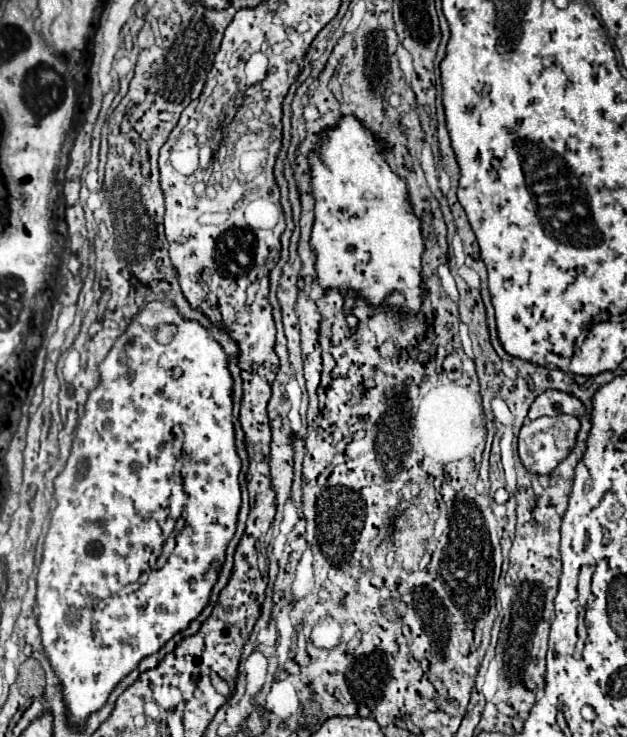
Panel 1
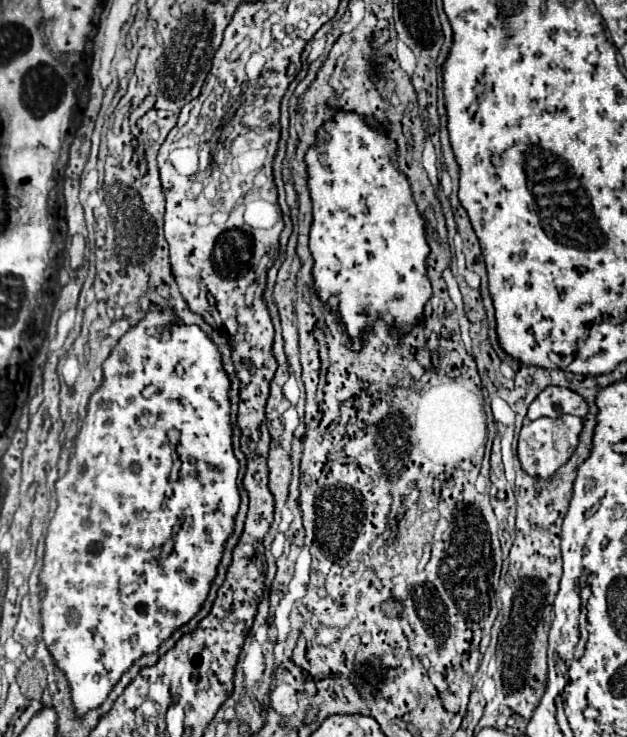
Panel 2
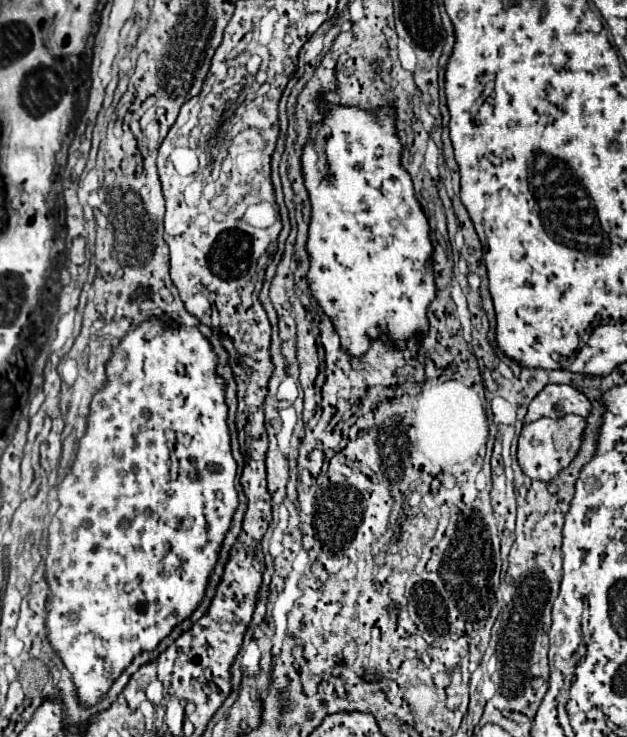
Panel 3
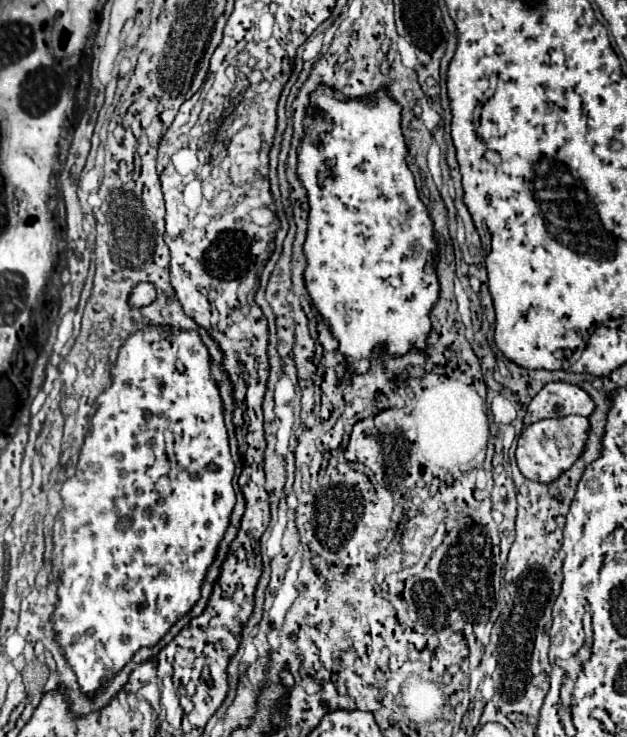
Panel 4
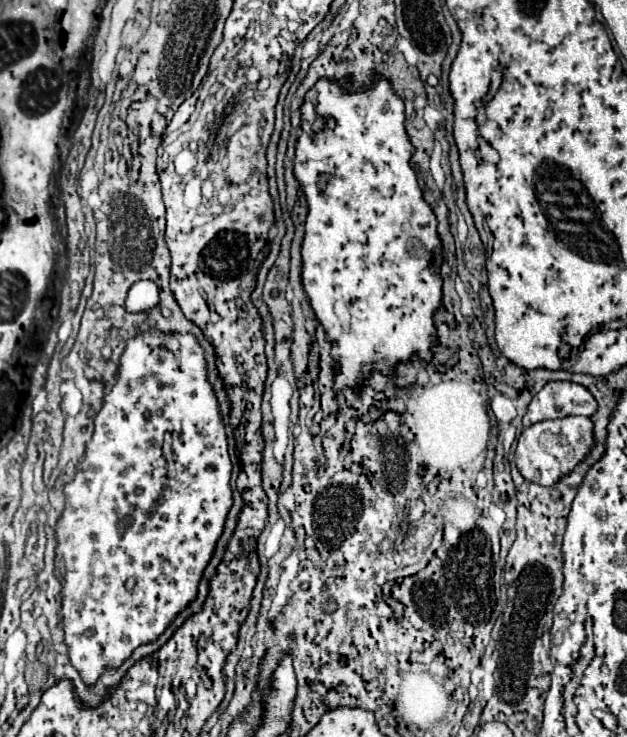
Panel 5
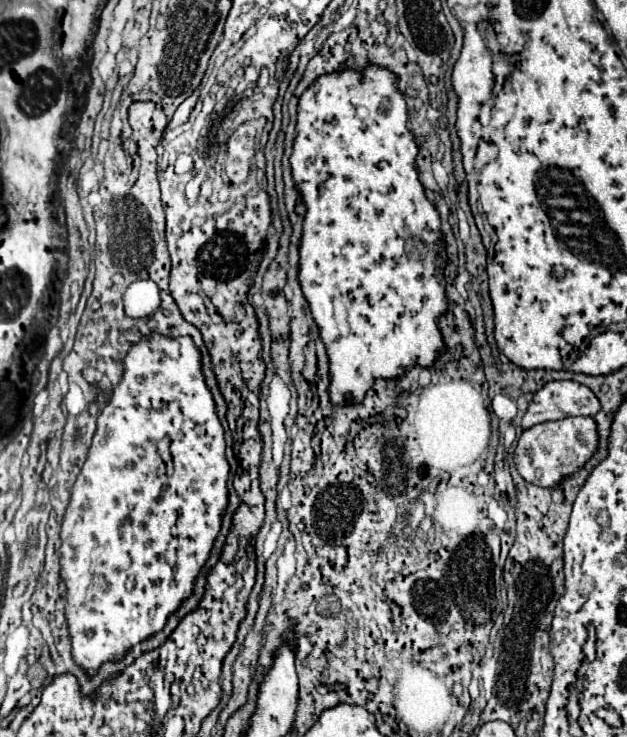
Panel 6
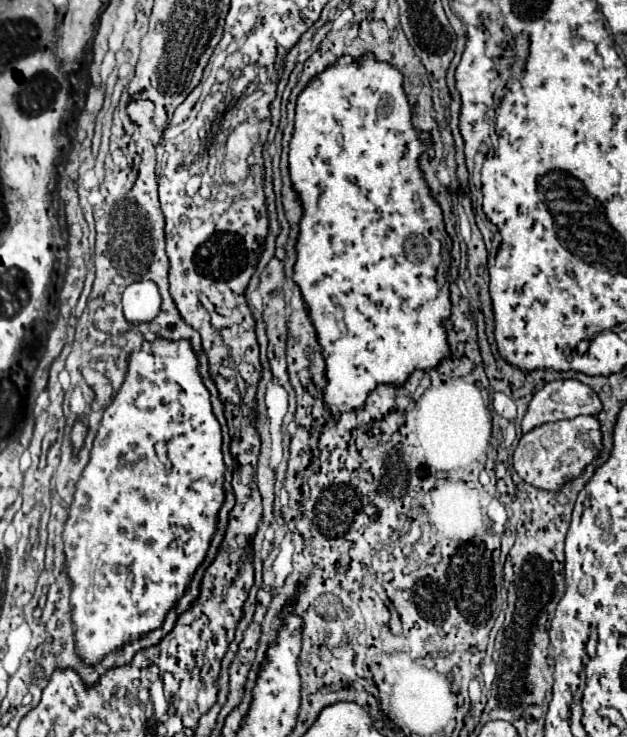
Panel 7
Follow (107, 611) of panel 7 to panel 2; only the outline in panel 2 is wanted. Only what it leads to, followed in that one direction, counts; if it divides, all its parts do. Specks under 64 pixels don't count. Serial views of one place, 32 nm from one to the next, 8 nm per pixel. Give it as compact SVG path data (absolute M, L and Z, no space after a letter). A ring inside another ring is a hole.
M152 306L144 318L130 328L120 342L114 346L110 358L104 362L104 382L102 386L92 394L88 404L88 414L84 418L82 430L74 444L74 454L68 464L68 472L56 482L56 494L58 494L58 508L54 512L54 518L48 526L46 534L46 556L44 556L44 568L40 574L40 582L46 586L42 594L42 628L44 628L44 642L56 660L56 666L66 674L70 682L70 694L76 706L78 714L86 714L92 708L98 708L106 698L112 686L120 680L120 676L134 664L136 658L148 652L156 652L158 646L172 636L174 630L178 630L182 624L186 624L204 604L212 578L216 576L216 566L220 564L224 544L228 536L234 530L234 516L240 506L240 494L236 486L238 478L238 460L232 452L232 428L230 428L230 402L228 402L228 388L230 380L226 372L222 370L222 360L216 344L198 328L198 326L186 326L180 318L176 318L172 312L166 312L158 306ZM164 326L172 326L170 340L160 340L160 332ZM178 428L180 430L180 442L178 442L178 458L182 462L180 476L176 482L170 480L170 468L172 468L172 456L170 456L170 444L166 438L166 430ZM182 518L180 530L176 530L176 520ZM166 540L174 542L172 552L162 558L162 546Z

